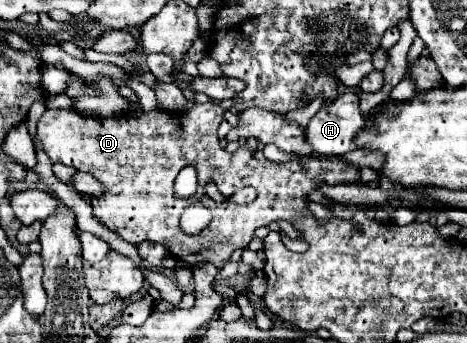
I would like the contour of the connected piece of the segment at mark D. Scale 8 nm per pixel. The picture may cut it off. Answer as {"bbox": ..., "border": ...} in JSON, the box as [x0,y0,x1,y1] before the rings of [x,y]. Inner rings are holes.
{"bbox":[33,102,359,268],"border":[[[207,102],[207,104],[195,104],[191,110],[181,112],[181,114],[167,114],[161,108],[153,110],[153,112],[145,112],[141,118],[125,118],[125,116],[115,116],[115,118],[87,118],[77,114],[73,108],[65,108],[65,110],[45,110],[43,118],[37,124],[37,132],[33,138],[35,146],[41,146],[45,150],[45,154],[53,160],[53,162],[61,162],[65,166],[73,166],[81,172],[89,172],[95,178],[99,178],[99,182],[105,186],[105,196],[101,200],[93,200],[93,210],[95,210],[95,218],[101,220],[107,228],[115,230],[123,240],[127,240],[129,244],[137,246],[139,242],[151,240],[151,242],[159,242],[163,244],[167,250],[171,250],[171,254],[175,258],[179,258],[181,262],[189,264],[189,266],[197,266],[201,262],[211,262],[217,268],[221,268],[221,264],[237,250],[237,248],[245,248],[251,238],[255,228],[259,226],[267,226],[275,220],[293,220],[295,212],[303,212],[307,210],[307,194],[315,190],[317,184],[325,182],[325,184],[339,184],[339,182],[359,182],[359,168],[339,162],[339,160],[325,160],[325,158],[303,158],[303,160],[293,160],[293,162],[283,162],[283,164],[273,164],[269,162],[263,152],[259,150],[249,150],[247,146],[239,148],[235,154],[225,152],[219,146],[219,138],[217,138],[217,128],[221,124],[221,116],[223,116],[223,108],[217,106],[215,102]],[[231,162],[237,162],[239,170],[249,166],[255,170],[255,182],[237,182],[237,190],[245,188],[245,186],[253,186],[257,190],[257,198],[255,202],[247,204],[247,206],[235,206],[235,212],[227,212],[227,214],[219,214],[219,218],[213,218],[211,224],[201,230],[199,234],[185,234],[179,228],[179,216],[183,214],[183,210],[189,206],[189,200],[177,200],[173,196],[173,180],[179,174],[179,170],[183,166],[195,166],[199,170],[209,170],[209,168],[231,168]]]}

